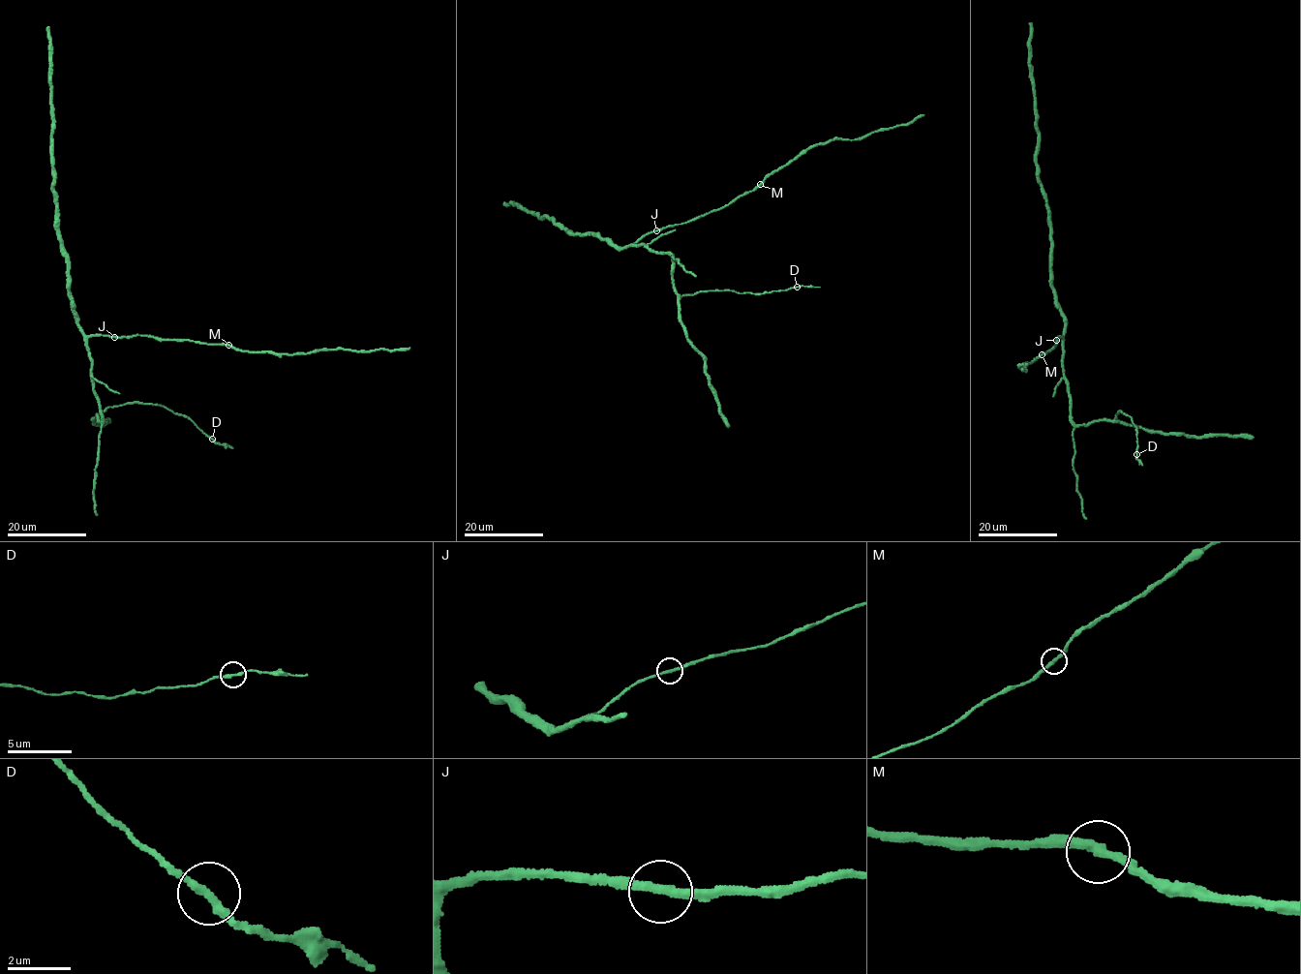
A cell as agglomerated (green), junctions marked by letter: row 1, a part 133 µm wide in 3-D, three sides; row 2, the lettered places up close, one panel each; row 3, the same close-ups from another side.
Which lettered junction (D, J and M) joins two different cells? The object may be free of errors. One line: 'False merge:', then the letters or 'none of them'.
False merge: D

